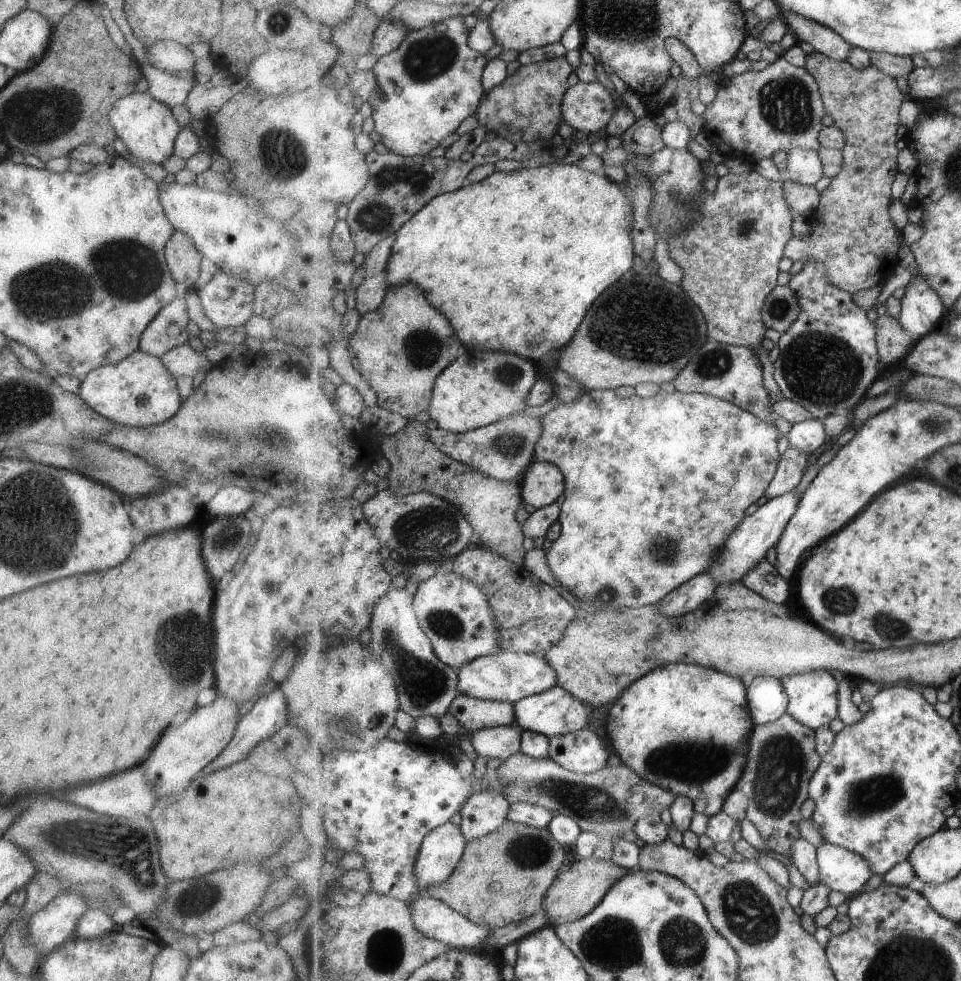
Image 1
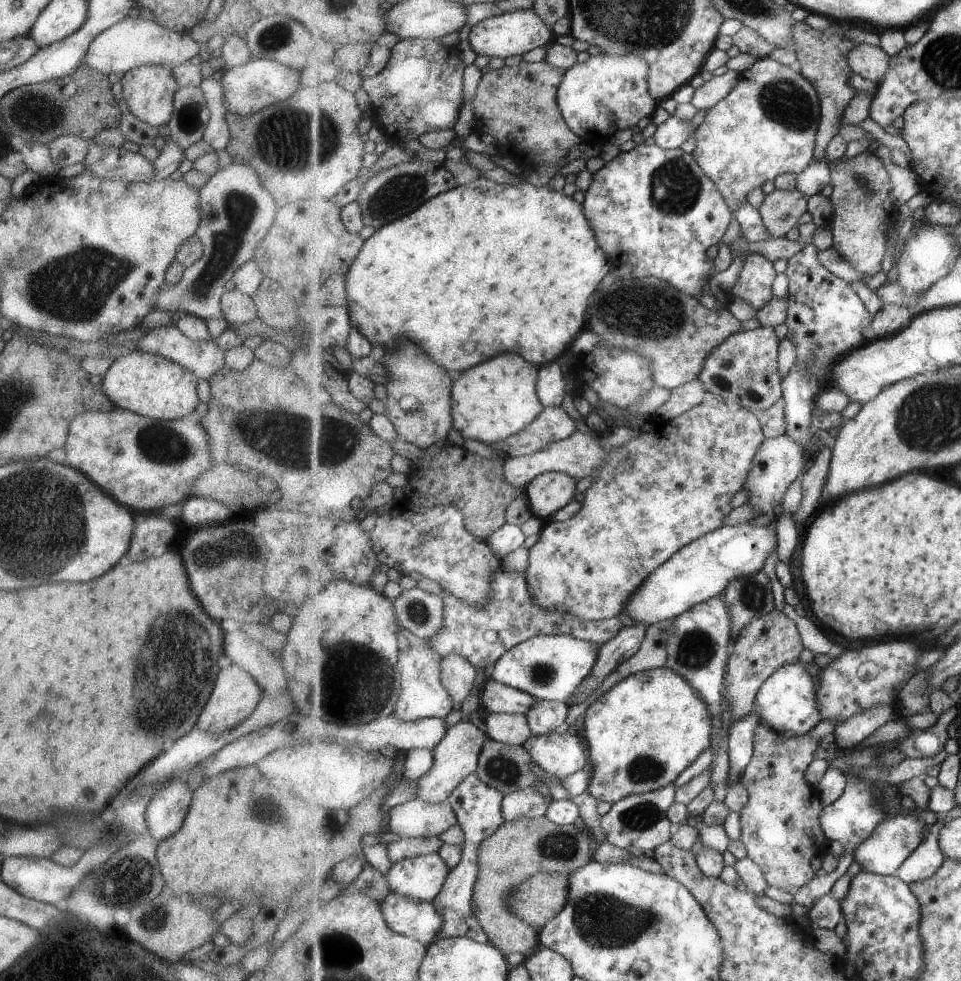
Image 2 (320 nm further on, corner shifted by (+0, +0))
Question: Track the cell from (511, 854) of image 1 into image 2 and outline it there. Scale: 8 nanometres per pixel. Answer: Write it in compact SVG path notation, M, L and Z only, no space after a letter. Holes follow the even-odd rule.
M545 816L540 819L520 818L512 821L505 821L497 832L484 840L480 846L480 873L474 888L473 906L479 922L483 925L485 932L493 942L493 946L499 947L505 955L511 952L519 952L525 958L530 957L541 946L540 933L535 927L508 910L506 898L508 894L516 889L523 881L530 879L530 876L541 871L567 873L570 875L578 868L585 866L594 858L594 851L591 848L593 840L584 830L579 829L579 824L560 825Z

